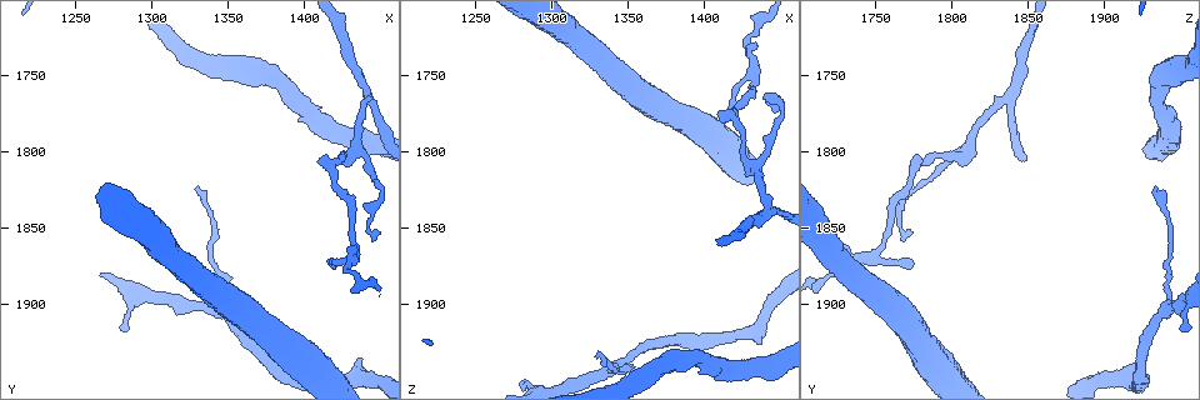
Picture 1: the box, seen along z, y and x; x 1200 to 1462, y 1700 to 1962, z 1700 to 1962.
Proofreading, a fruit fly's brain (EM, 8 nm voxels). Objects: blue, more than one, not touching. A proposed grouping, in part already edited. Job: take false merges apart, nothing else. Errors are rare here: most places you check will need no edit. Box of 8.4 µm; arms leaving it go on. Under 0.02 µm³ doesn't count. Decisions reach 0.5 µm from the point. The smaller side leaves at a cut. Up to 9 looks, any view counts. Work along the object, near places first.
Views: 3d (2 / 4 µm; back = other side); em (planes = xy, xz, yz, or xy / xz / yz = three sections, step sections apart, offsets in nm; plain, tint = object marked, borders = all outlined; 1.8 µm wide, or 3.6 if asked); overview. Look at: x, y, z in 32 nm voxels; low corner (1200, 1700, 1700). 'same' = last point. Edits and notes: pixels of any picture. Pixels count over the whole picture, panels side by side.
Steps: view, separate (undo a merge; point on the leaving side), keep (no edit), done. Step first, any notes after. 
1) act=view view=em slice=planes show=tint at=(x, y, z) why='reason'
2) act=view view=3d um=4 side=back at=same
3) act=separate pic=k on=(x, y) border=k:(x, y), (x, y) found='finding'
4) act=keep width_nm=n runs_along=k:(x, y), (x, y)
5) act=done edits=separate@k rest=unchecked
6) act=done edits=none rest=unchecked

act=view view=em slice=planes show=tint at=(1430, 1856, 1756)

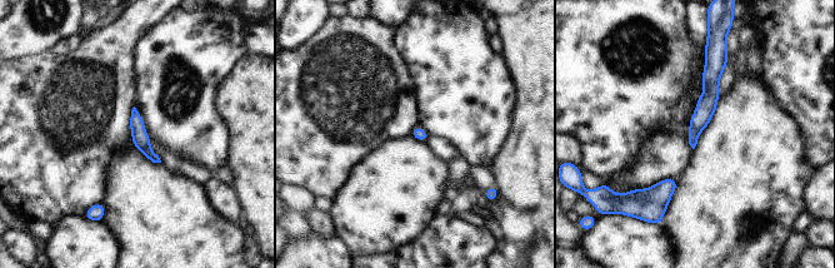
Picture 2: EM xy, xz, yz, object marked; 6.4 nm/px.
act=keep width_nm=70 runs_along=2:(709, 59), (710, 95), (693, 142) found='one neuron here'

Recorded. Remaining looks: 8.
act=view view=3d um=4 side=back at=(1442, 1764, 1834) why='three-way junction'

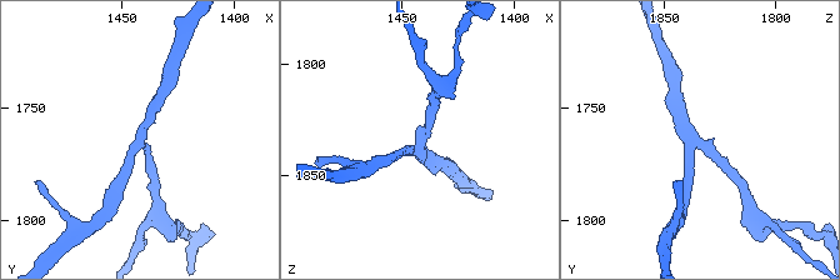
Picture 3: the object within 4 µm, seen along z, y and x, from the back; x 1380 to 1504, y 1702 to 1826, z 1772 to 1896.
act=view view=em slice=xz step=8 show=tint at=(1441, 1766, 1835) arms=3

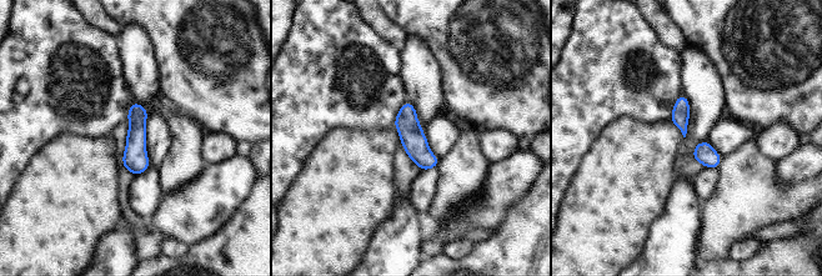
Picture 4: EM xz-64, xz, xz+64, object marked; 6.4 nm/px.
act=view view=em slice=planes show=tint at=same

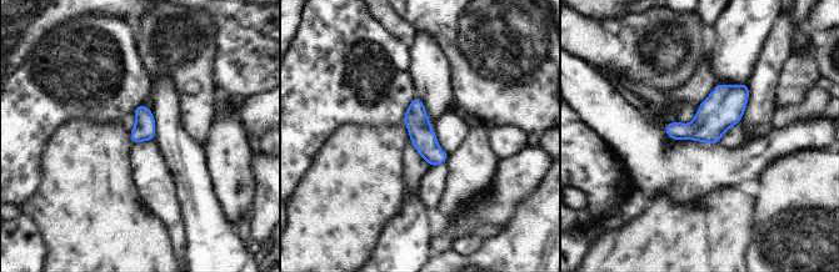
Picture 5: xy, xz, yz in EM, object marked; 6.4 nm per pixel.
act=keep runs_along=5:(416, 101), (420, 132), (443, 160) found='one neuron here'

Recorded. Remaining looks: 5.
act=view view=3d um=2 at=(1346, 1902, 1942)

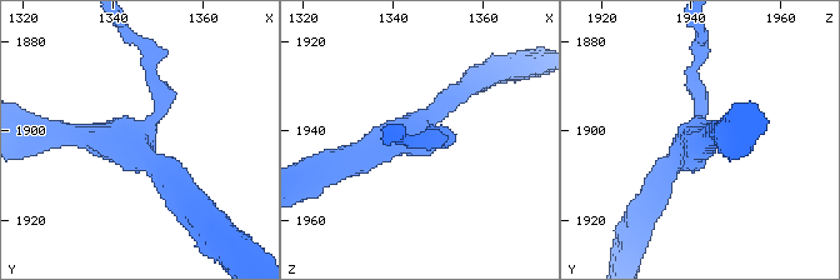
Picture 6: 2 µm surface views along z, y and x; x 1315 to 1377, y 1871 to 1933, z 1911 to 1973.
act=view view=em slice=yz step=8 show=tint at=(1345, 1904, 1941) arms=3 why='now the EM'

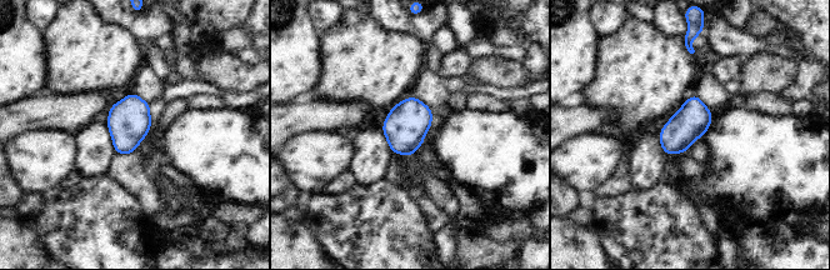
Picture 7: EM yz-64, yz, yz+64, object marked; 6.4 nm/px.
act=keep found='one neuron here'

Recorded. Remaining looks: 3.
act=done edits=none rest=unchecked

